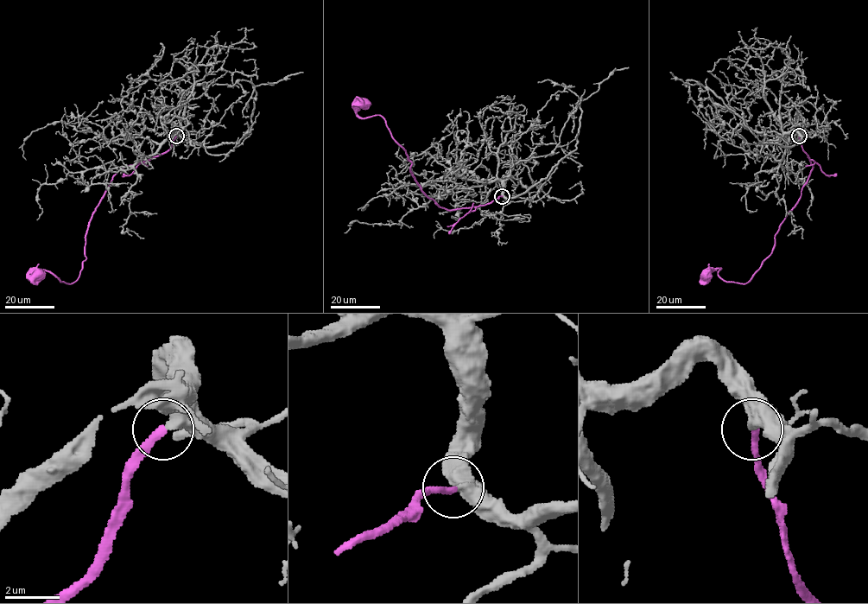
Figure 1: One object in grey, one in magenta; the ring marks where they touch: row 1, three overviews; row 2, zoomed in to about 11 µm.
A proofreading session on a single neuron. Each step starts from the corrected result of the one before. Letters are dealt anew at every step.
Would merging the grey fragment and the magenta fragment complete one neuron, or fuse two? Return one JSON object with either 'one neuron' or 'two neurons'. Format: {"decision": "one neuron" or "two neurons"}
{"decision": "one neuron"}

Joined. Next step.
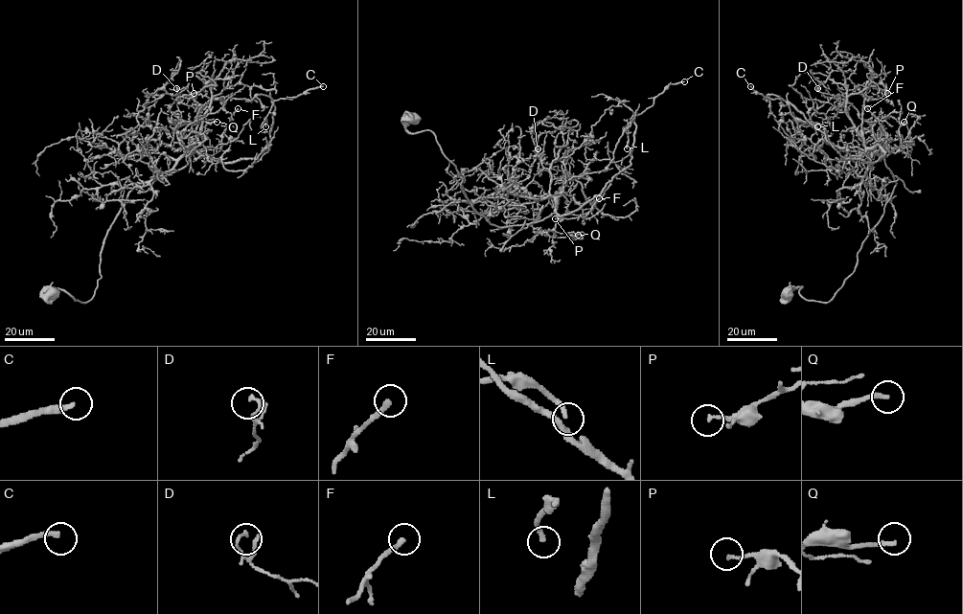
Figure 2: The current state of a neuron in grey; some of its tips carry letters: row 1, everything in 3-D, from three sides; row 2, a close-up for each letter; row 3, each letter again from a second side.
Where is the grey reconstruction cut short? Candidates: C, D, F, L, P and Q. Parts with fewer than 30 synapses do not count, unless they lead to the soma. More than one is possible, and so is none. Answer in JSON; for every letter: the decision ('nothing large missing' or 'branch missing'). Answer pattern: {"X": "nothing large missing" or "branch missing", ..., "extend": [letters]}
{"C": "branch missing", "D": "nothing large missing", "F": "nothing large missing", "L": "branch missing", "P": "nothing large missing", "Q": "nothing large missing", "extend": ["C", "L"]}

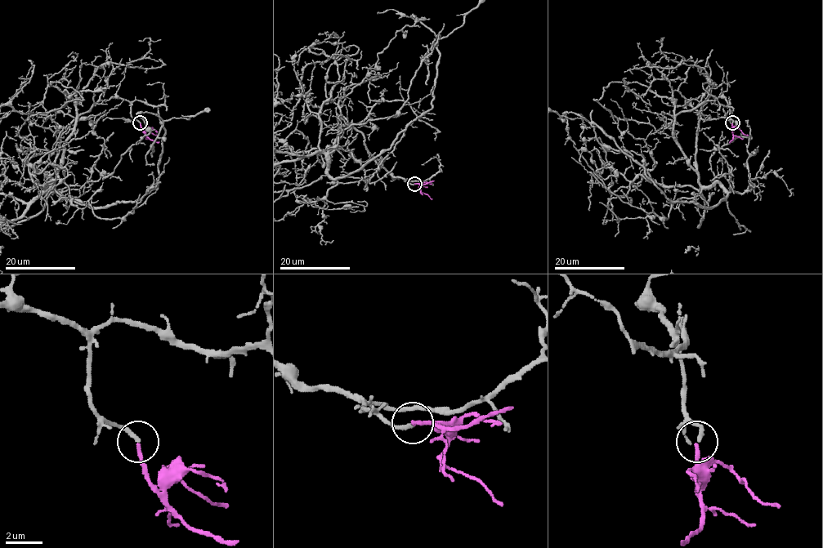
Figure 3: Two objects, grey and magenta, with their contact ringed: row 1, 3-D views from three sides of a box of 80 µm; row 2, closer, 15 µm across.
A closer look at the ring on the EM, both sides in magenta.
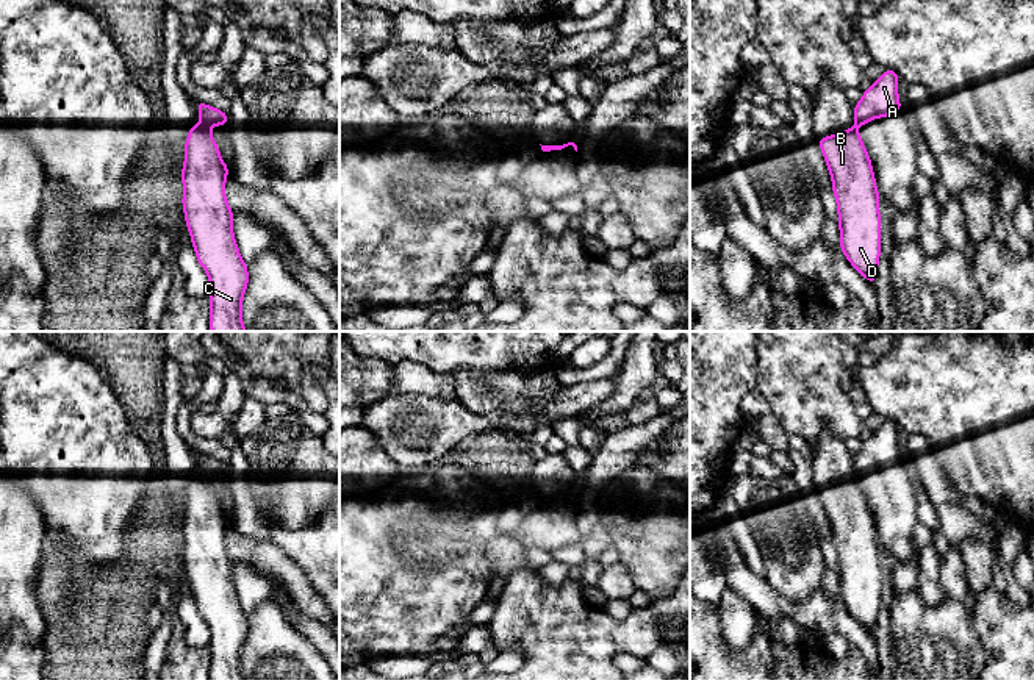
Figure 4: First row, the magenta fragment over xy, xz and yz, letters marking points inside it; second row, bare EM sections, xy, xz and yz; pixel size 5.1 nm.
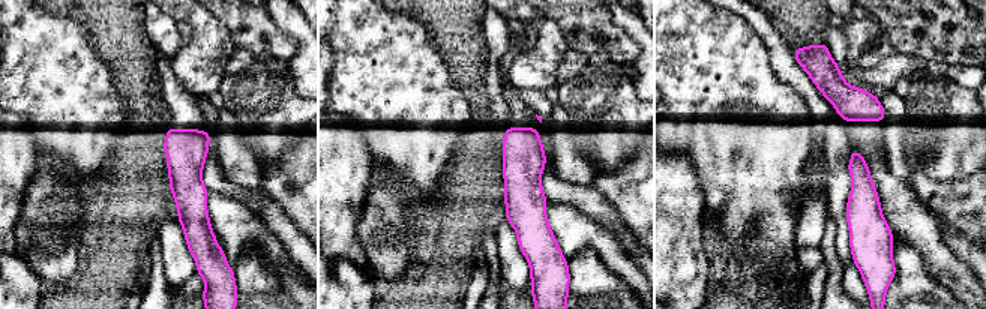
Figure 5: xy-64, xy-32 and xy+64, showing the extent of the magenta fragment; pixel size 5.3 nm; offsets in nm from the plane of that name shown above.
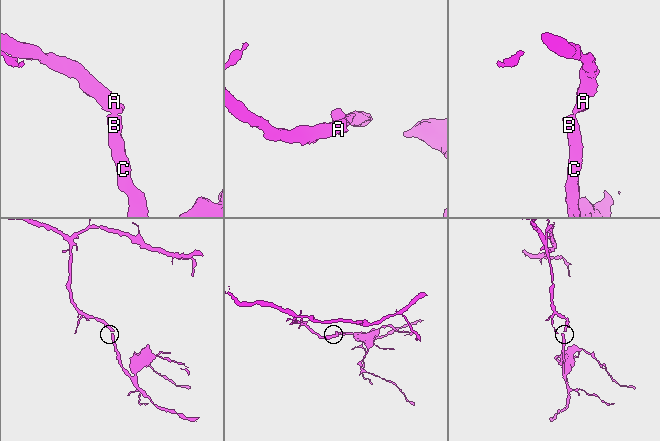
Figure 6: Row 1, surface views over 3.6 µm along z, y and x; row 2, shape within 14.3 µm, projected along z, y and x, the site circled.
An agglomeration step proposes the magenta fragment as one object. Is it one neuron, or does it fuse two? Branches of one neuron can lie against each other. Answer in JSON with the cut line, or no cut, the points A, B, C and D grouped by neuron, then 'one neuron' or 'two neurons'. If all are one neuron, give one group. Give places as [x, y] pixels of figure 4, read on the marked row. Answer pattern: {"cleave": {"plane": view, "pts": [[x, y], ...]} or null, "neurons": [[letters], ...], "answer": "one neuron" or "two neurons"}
{"cleave": {"plane": "xy", "pts": [[201, 124], [208, 127]]}, "neurons": [["A"], ["B", "C", "D"]], "answer": "two neurons"}

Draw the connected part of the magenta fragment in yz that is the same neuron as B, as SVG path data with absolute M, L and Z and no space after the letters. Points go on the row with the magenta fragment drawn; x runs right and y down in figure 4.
M859 128L817 141L837 200L840 249L851 266L873 286L881 256L879 191Z

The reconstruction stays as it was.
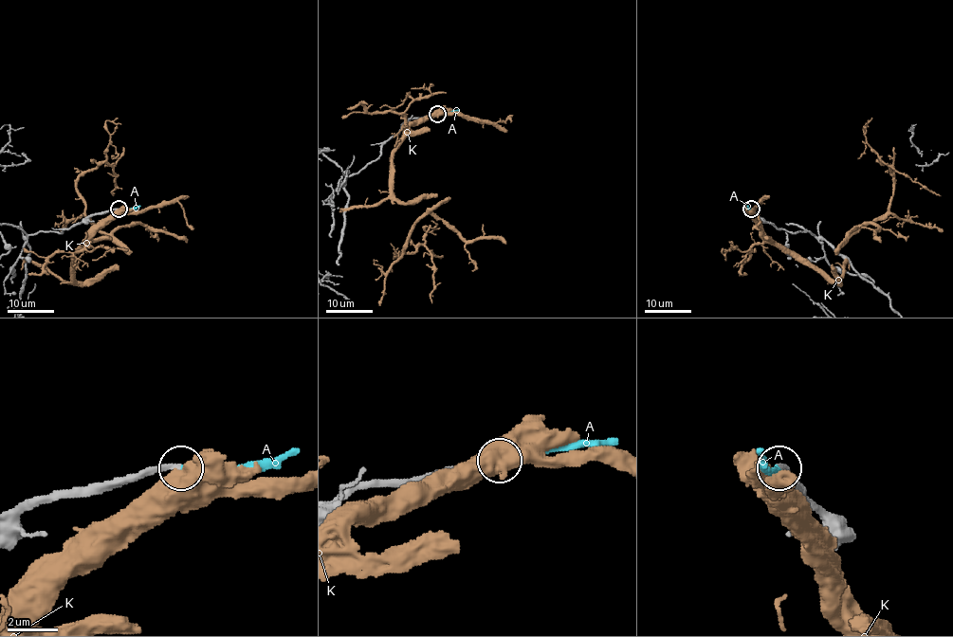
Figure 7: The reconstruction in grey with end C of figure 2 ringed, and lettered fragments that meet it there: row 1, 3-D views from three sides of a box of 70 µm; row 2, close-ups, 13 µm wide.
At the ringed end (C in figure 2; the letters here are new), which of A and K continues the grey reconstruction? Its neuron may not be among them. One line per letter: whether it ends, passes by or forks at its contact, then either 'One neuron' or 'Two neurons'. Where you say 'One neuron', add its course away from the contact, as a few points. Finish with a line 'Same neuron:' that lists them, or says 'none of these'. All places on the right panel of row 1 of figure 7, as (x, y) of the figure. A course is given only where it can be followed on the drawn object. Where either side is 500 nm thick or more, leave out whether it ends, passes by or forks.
A: It ends there. One neuron
K: Two neurons
Same neuron: A

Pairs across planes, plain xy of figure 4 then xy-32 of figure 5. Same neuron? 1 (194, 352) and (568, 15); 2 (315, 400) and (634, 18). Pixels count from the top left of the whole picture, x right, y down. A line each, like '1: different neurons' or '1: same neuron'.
1: different neurons
2: different neurons

